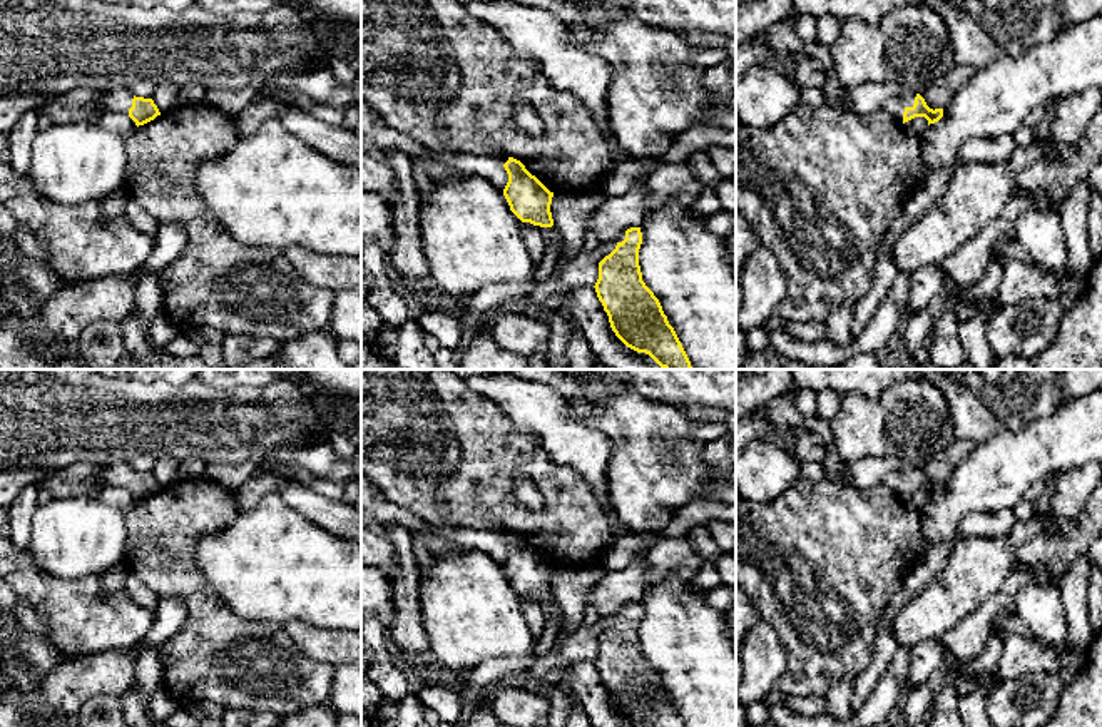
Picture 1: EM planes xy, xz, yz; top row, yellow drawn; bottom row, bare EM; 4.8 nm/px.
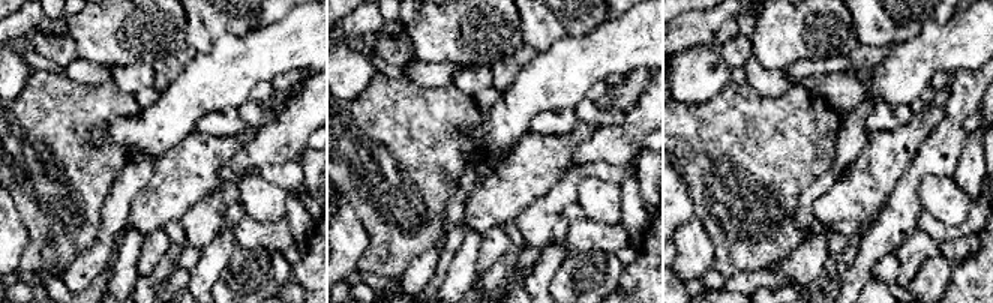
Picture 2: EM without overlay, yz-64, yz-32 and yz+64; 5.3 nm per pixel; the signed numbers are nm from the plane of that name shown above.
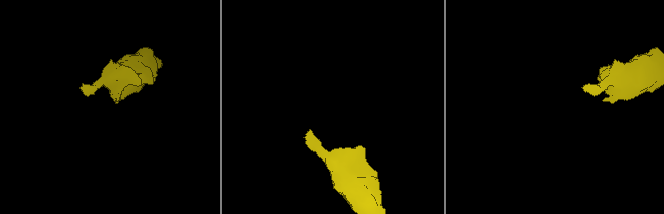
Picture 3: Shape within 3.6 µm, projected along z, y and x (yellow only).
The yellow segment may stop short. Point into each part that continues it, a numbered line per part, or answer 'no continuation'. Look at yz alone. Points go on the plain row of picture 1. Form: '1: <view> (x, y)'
1: yz (895, 480)

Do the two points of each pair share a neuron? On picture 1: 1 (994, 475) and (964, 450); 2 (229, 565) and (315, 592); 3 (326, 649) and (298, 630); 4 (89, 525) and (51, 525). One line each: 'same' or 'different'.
1: different
2: same
3: same
4: same

